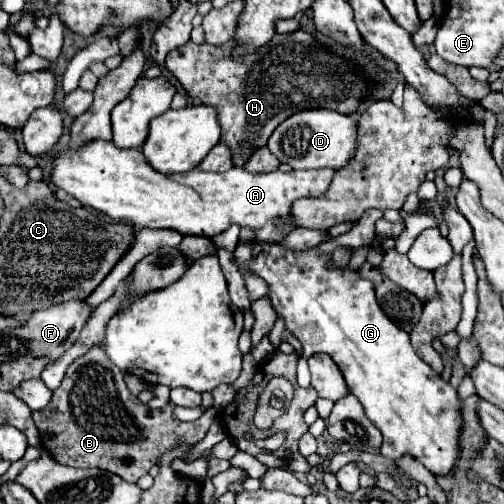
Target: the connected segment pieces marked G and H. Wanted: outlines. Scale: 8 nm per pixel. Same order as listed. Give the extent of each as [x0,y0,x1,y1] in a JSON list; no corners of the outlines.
[[250,242,462,474],[166,32,366,168]]

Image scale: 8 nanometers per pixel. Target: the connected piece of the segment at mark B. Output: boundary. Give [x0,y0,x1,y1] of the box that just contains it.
[32,348,216,482]

